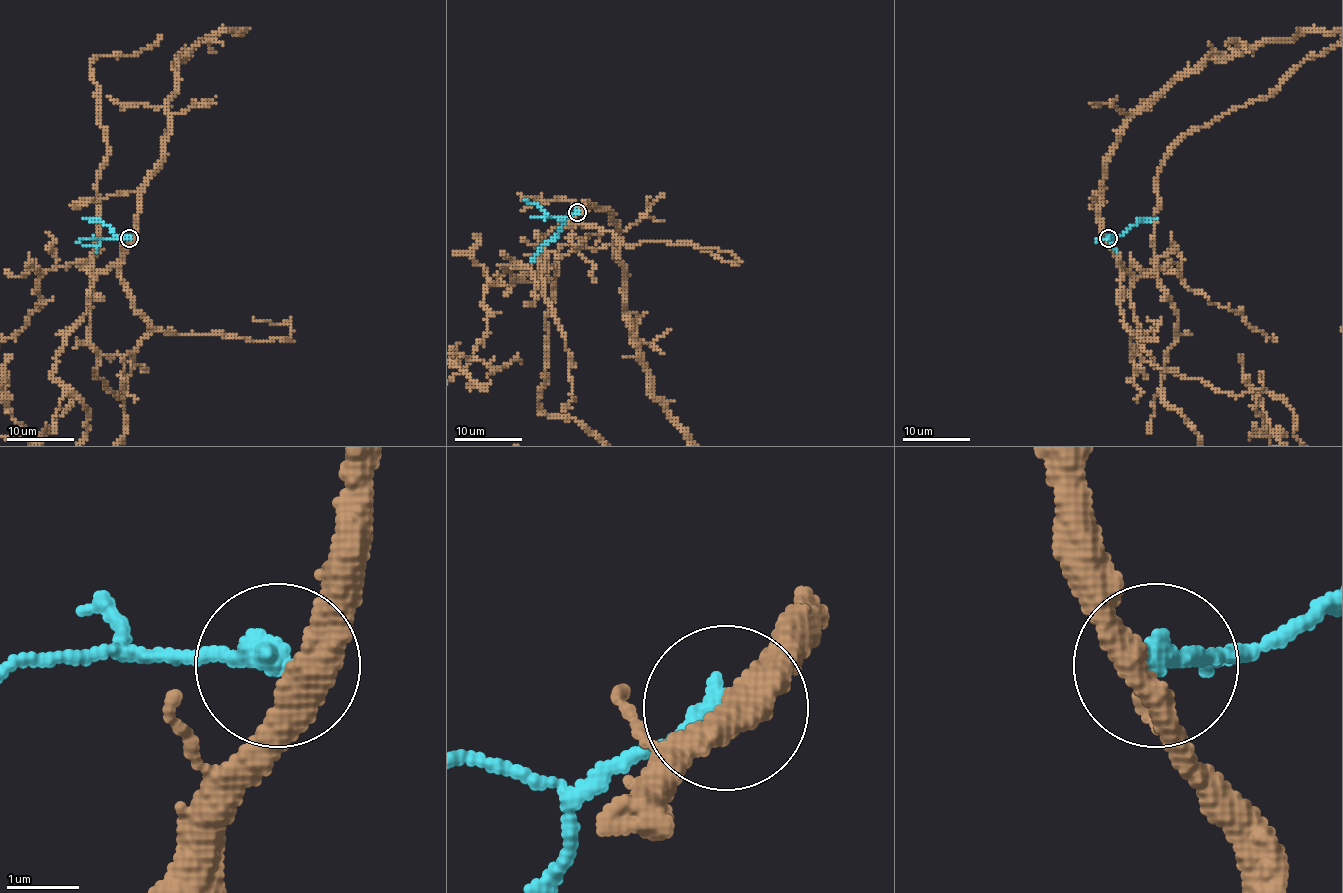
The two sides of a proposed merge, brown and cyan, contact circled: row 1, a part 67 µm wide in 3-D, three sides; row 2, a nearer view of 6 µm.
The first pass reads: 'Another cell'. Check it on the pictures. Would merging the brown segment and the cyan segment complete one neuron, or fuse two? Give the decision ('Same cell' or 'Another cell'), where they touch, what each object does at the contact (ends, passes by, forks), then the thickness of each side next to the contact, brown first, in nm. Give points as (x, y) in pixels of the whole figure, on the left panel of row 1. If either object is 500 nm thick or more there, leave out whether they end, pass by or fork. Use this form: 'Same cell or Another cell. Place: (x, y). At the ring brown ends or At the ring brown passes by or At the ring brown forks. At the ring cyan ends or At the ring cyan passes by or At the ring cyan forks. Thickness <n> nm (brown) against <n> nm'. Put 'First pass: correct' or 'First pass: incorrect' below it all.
Same cell. Place: (129, 238). At the ring brown passes by. At the ring cyan ends. Thickness 400 nm (brown) against 360 nm
First pass: incorrect

